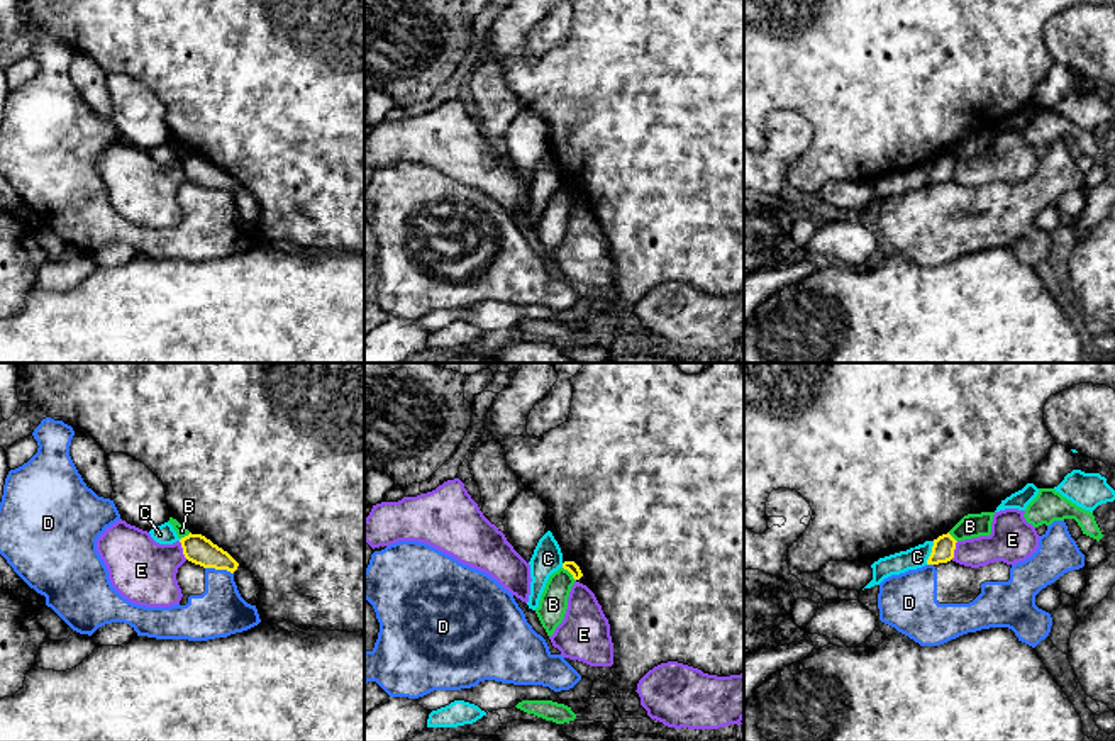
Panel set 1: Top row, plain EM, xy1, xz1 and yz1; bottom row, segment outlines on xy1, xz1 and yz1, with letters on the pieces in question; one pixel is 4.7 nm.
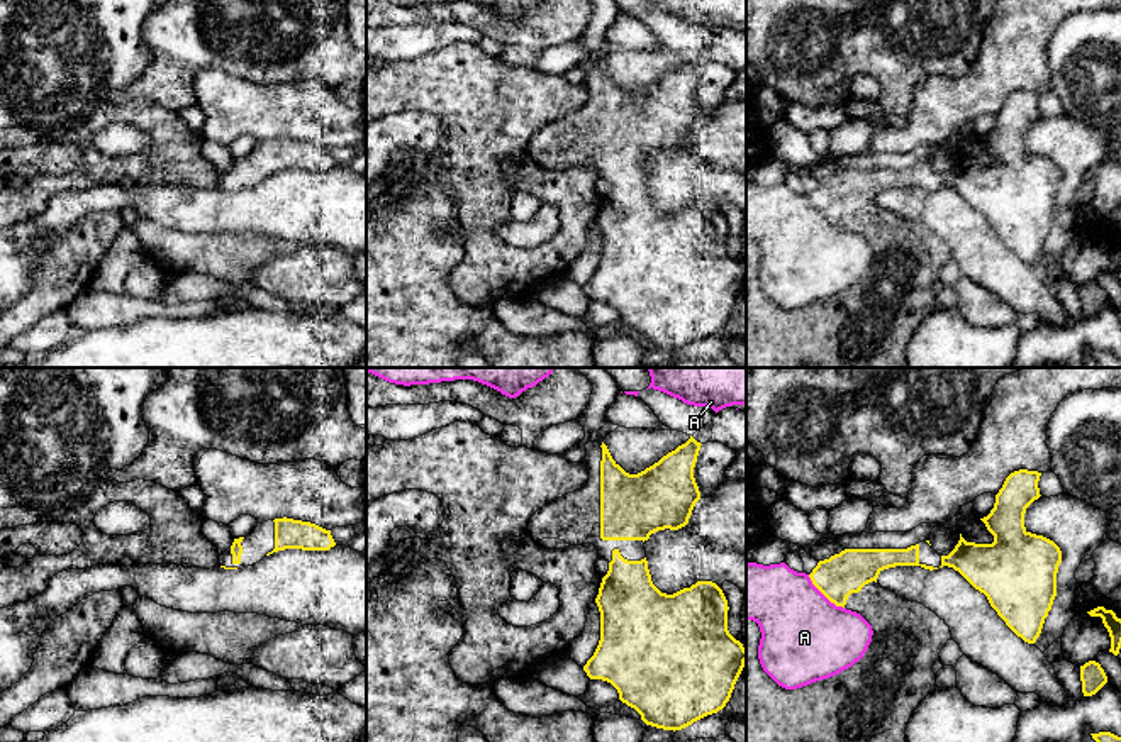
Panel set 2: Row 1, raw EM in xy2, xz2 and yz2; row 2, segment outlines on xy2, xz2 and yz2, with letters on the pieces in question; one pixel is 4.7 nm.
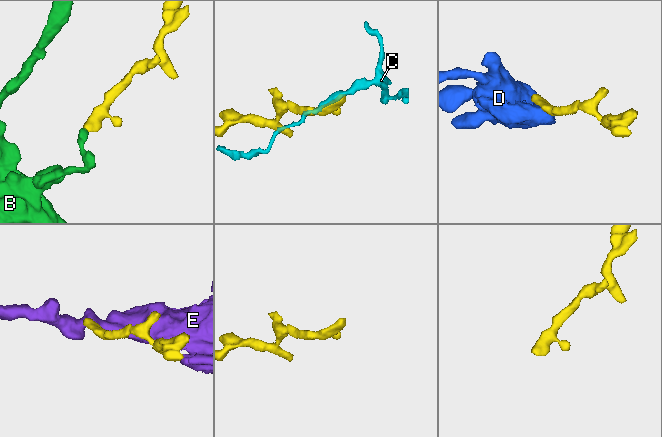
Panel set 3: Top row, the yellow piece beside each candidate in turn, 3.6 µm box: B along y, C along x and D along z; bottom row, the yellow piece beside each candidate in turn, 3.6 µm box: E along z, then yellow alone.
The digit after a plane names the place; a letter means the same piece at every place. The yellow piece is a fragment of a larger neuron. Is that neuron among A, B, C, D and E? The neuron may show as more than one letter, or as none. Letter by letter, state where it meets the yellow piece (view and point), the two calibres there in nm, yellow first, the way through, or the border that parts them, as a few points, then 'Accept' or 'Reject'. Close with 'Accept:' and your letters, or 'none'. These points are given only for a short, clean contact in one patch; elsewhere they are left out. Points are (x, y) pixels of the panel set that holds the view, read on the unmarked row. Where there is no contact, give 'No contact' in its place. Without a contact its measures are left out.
A: Touches yellow at yz2 (825, 215). Thickness 200 nm (yellow) against 420 nm. Reject
B: Touches yellow at xz1 (570, 192). Thickness 60 nm (yellow) against 140 nm. Boundary: xz1 (563, 187), (575, 200). Reject
C: Touches yellow at yz1 (931, 173). Thickness 110 nm (yellow) against 100 nm. Boundary: yz1 (934, 161), (926, 183). Reject
D: Touches yellow at xy1 (219, 189). Thickness 140 nm (yellow) against 240 nm. Reject
E: Touches yellow at xy1 (183, 170). Thickness 140 nm (yellow) against 300 nm. Boundary: xy1 (178, 161), (187, 178). Reject
Accept: none

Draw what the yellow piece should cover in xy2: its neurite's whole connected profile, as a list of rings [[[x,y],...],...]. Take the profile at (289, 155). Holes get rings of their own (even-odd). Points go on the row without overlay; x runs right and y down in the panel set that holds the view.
[[[283,137],[258,144],[249,156],[234,159],[232,166],[219,176],[219,186],[243,190],[278,171],[329,171],[334,166],[331,151]]]

